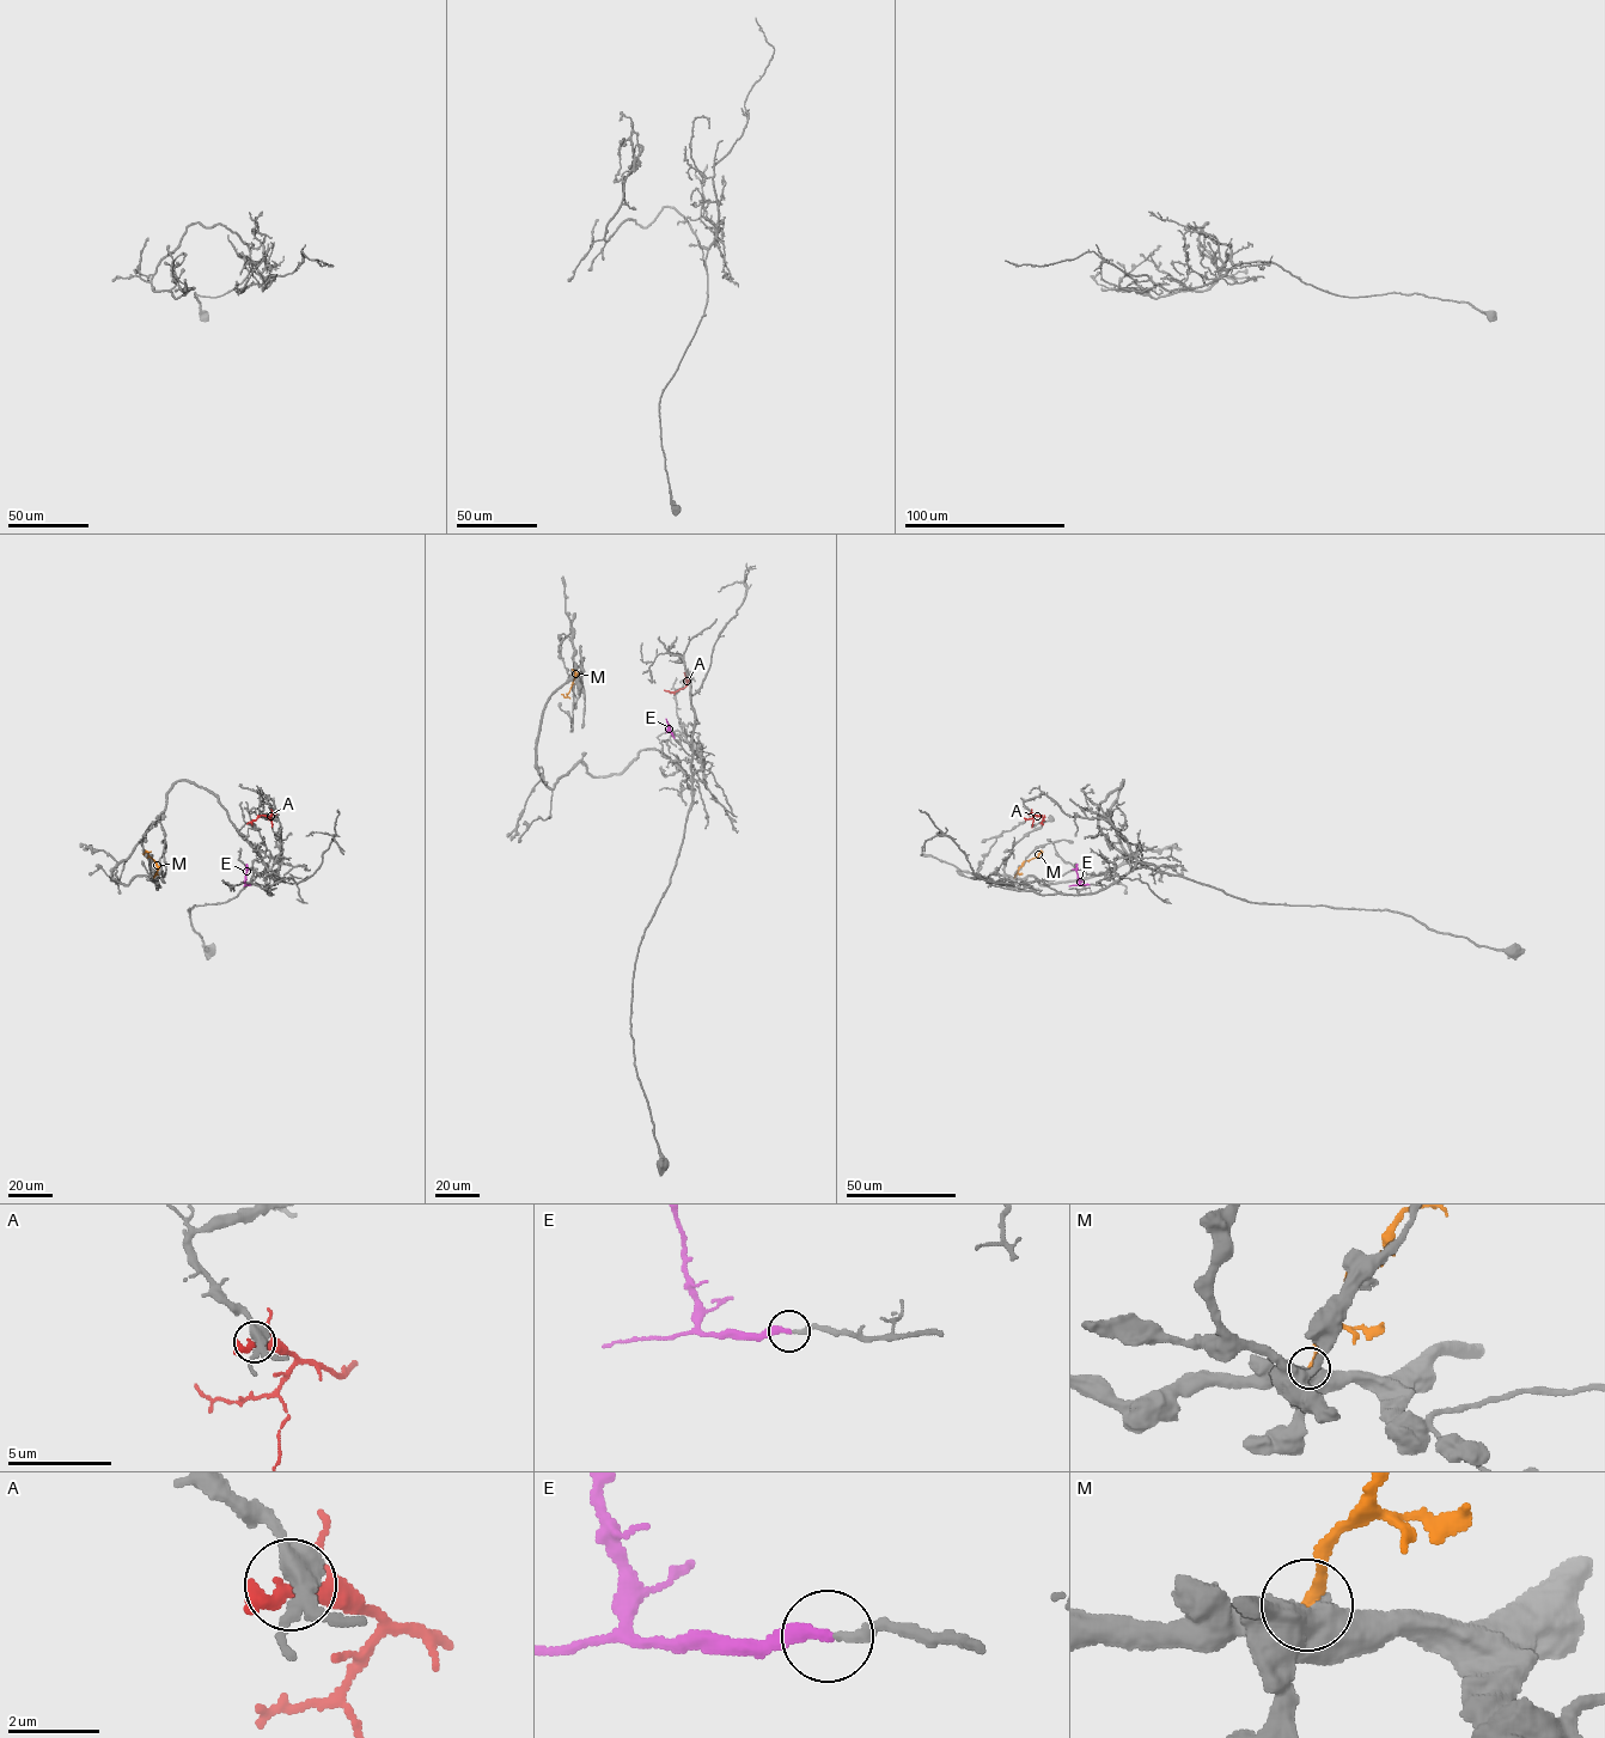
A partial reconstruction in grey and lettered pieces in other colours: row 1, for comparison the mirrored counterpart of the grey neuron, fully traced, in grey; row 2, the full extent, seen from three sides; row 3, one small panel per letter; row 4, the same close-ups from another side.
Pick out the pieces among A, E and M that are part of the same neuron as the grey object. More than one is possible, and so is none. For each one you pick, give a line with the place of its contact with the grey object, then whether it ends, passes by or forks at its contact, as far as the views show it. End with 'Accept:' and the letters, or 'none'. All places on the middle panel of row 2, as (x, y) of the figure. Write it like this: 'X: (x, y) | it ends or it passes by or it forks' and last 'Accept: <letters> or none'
E: (673, 738) | it ends
Accept: E

